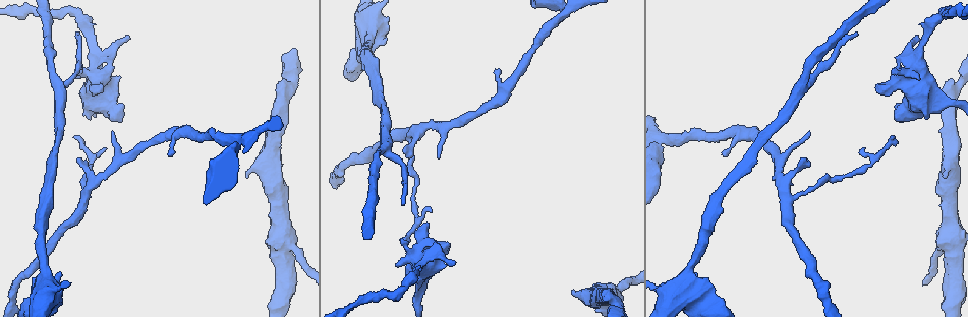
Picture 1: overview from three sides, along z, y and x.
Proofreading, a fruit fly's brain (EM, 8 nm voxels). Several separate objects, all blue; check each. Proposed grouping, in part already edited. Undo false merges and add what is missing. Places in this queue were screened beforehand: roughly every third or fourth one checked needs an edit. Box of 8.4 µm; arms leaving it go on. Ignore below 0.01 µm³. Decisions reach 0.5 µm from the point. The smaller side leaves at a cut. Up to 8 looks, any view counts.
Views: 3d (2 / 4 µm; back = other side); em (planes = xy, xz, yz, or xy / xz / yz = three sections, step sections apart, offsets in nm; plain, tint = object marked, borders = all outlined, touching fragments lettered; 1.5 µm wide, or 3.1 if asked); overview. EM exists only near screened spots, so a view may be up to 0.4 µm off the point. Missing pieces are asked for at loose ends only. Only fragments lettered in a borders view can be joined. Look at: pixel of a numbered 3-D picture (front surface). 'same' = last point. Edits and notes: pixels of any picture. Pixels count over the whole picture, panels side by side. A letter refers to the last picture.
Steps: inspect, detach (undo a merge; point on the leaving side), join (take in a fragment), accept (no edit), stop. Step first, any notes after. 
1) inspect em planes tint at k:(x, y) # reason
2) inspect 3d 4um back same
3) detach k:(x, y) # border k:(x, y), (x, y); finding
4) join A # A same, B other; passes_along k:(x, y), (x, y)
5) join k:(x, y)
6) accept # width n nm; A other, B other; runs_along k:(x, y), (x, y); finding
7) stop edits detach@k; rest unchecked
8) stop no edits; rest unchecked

inspect em 3.1um xz step 8 tint at 1:(86, 115)

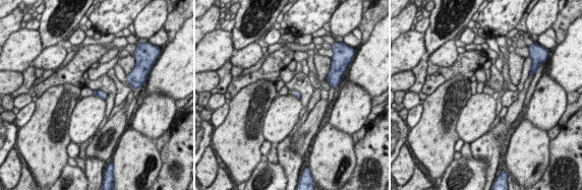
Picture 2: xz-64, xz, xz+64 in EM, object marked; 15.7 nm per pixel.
inspect em 3.1um planes borders same

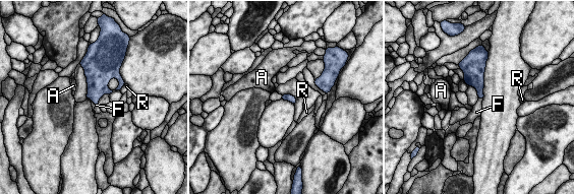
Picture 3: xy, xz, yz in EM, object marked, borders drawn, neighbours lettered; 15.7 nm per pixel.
join F # A other, F same, R other; passes_along 3:(97, 85), (93, 101), (93, 105); it goes on there

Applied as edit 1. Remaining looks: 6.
inspect 3d 2um at 1:(77, 36) # an open end

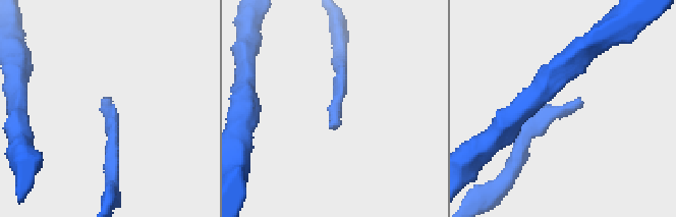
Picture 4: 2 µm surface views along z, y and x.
inspect em planes borders at 4:(334, 128) # need the tissue

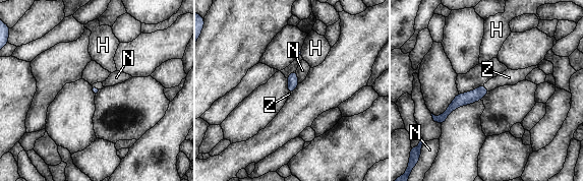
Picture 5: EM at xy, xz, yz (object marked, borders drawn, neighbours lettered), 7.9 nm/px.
join Z # H other, N other, Z same; passes_along 5:(460, 100), (485, 87), (509, 77); it goes on there

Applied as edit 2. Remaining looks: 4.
inspect overview

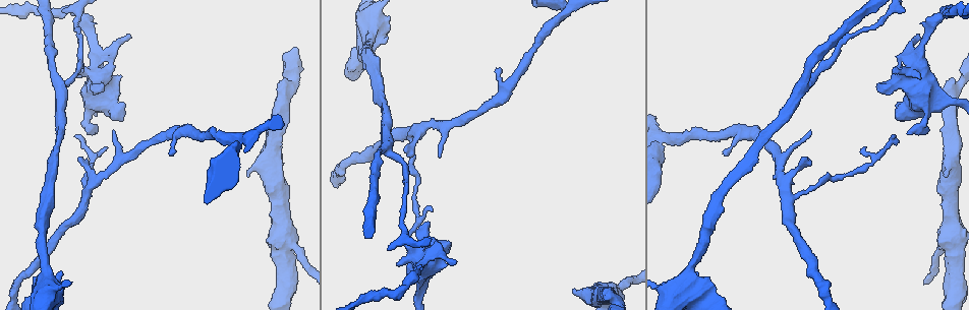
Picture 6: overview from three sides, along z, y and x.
inspect em xy step 8 plain at 6:(804, 87) # two arms in line, one across

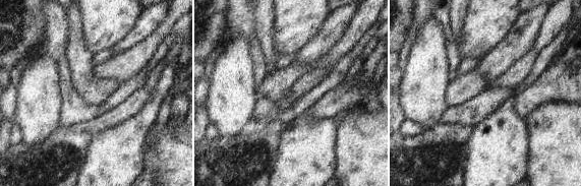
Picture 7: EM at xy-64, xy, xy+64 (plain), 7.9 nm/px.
inspect em xy step 8 tint same # with the object marked

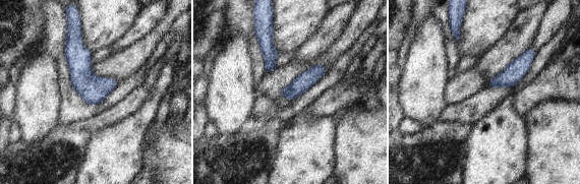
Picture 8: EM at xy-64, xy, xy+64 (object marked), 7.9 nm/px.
inspect em xy step 8 borders same # see the neighbours

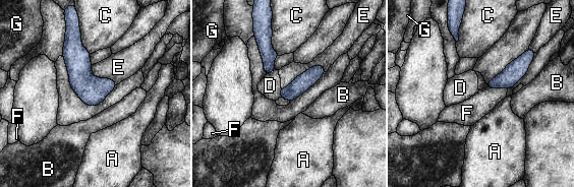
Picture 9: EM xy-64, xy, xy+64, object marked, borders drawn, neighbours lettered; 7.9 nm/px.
accept # A other, B other, C other, D other, E other, F other, G other; border 9:(325, 67), (313, 65), (281, 88); continuous, no second neuron

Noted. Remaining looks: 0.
stop edits join@3, join@5; rest unchecked

